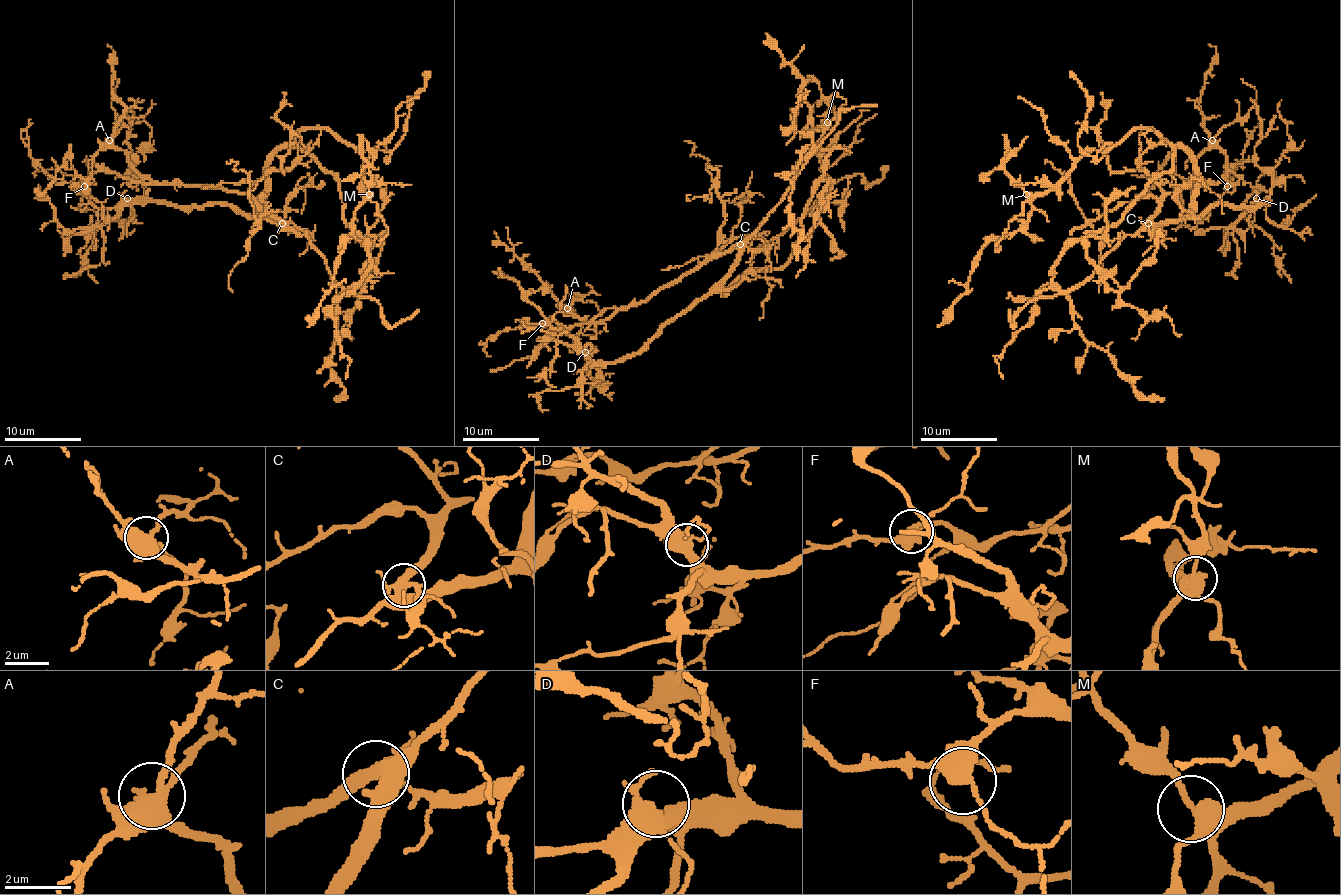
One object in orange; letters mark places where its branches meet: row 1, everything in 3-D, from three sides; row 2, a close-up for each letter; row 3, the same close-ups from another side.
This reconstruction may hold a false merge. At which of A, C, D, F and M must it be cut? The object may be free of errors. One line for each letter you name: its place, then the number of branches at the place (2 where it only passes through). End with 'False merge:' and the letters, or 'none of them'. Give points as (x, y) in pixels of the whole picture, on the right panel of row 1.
False merge: none of them

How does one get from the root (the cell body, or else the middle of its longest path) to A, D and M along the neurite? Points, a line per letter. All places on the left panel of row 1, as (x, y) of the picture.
A: (265, 190), (265, 213), (282, 225), (246, 194), (157, 185), (144, 177), (128, 156), (109, 140)
D: (265, 190), (259, 208), (251, 215), (236, 213), (221, 204), (169, 206), (163, 202), (130, 202), (127, 198)
M: (265, 190), (267, 163), (280, 148), (301, 129), (330, 129), (371, 154), (363, 163), (361, 186), (369, 194)

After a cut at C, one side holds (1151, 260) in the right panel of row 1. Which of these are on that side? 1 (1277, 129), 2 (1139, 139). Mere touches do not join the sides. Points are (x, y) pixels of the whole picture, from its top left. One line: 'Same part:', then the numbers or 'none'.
Same part: 1

